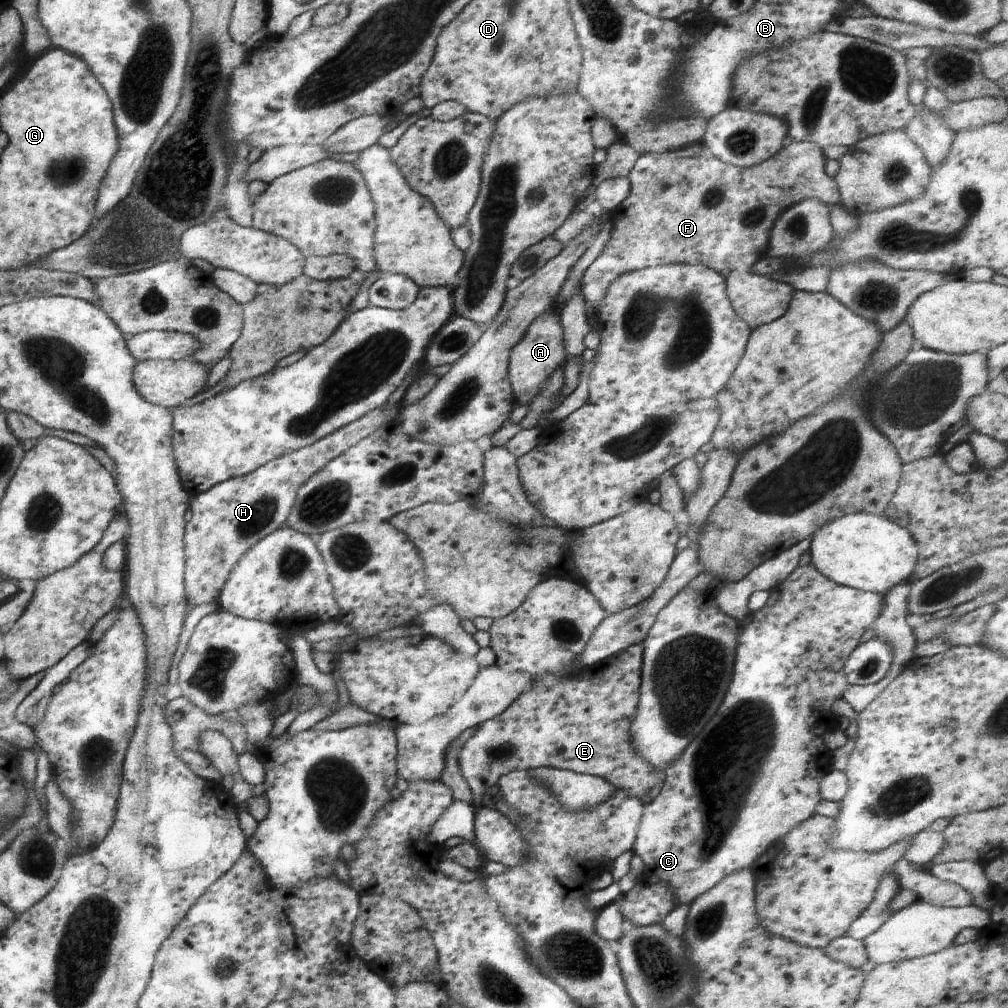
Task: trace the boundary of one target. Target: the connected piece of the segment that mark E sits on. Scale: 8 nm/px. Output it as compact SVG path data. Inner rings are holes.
M643 642L634 643L614 656L610 656L594 667L574 670L570 677L544 690L530 689L523 692L497 717L476 727L474 734L457 752L460 772L472 791L474 806L482 806L481 796L492 790L508 772L533 771L552 767L584 773L603 778L618 791L637 798L643 806L652 802L665 781L664 771L653 771L653 766L632 746L631 724L637 715L641 672L643 665Z

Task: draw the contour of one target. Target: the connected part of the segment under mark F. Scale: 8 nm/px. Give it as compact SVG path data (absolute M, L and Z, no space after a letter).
M788 140L772 158L751 167L720 162L702 143L639 155L626 177L631 184L628 198L609 212L613 224L611 239L581 276L589 324L596 324L605 292L620 275L672 262L708 264L708 268L721 274L732 308L752 330L784 316L794 288L756 274L751 268L767 256L772 224L783 210L808 199L824 203L829 213L839 206L838 185L826 175L826 162L816 143Z

